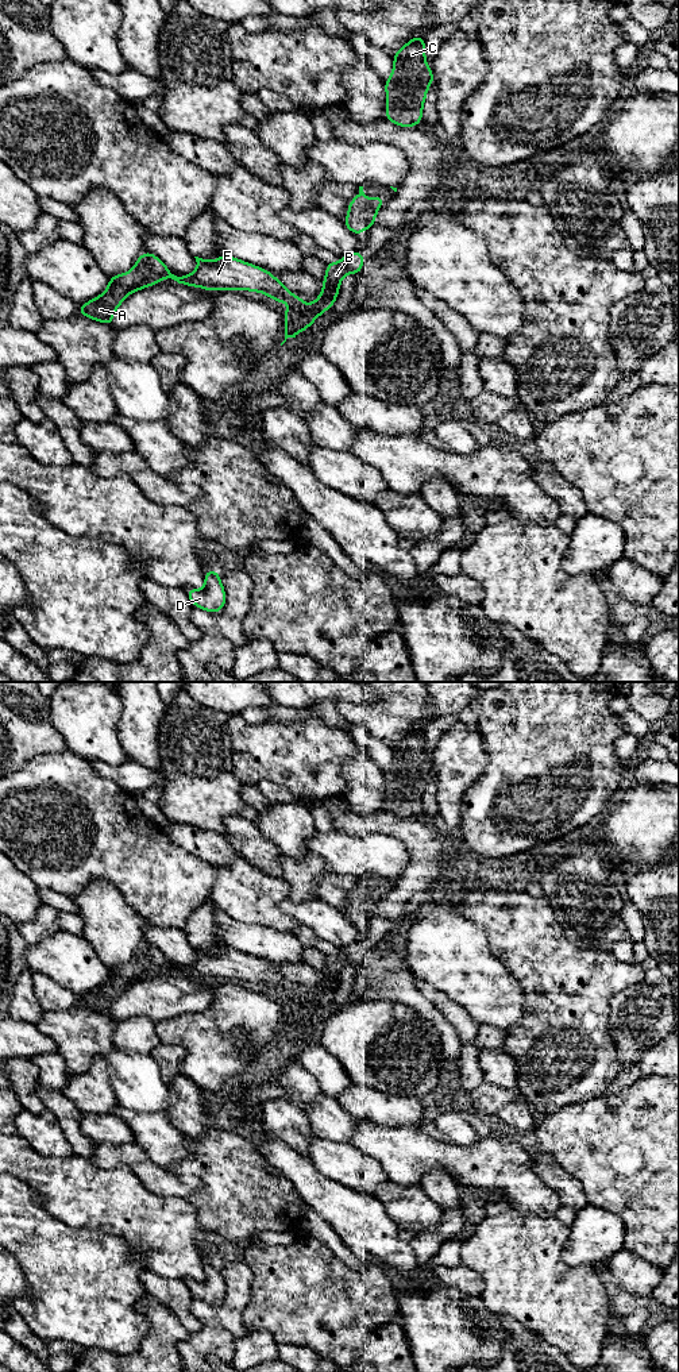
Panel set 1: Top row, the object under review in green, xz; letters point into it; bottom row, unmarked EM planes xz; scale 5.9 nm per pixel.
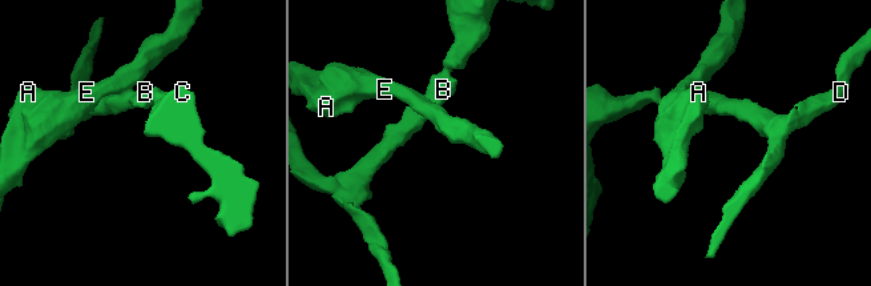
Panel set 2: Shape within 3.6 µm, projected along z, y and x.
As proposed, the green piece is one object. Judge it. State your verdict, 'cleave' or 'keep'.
cleave

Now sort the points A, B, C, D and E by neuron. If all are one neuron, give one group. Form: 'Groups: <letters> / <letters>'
Groups: A E / B C D

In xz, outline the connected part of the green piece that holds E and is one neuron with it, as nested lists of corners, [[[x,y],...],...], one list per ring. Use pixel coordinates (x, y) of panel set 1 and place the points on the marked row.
[[[148,250],[140,255],[136,262],[135,267],[124,274],[116,274],[109,277],[109,285],[105,292],[85,302],[84,305],[78,307],[78,313],[86,316],[89,319],[97,320],[105,324],[113,324],[113,312],[117,307],[126,300],[130,293],[134,293],[139,289],[153,286],[162,281],[163,278],[171,278],[178,284],[194,288],[198,285],[204,290],[254,290],[259,293],[267,294],[270,298],[275,300],[277,302],[297,302],[300,297],[294,296],[289,292],[283,284],[277,280],[270,271],[258,267],[255,265],[247,263],[244,261],[239,261],[229,255],[220,255],[215,262],[205,261],[202,258],[194,257],[197,262],[197,269],[194,273],[189,275],[174,275],[165,263],[155,255],[153,255]]]

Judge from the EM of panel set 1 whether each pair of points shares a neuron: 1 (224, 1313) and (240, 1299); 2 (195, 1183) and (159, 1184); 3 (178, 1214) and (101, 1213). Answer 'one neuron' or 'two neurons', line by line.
1: one neuron
2: one neuron
3: one neuron

